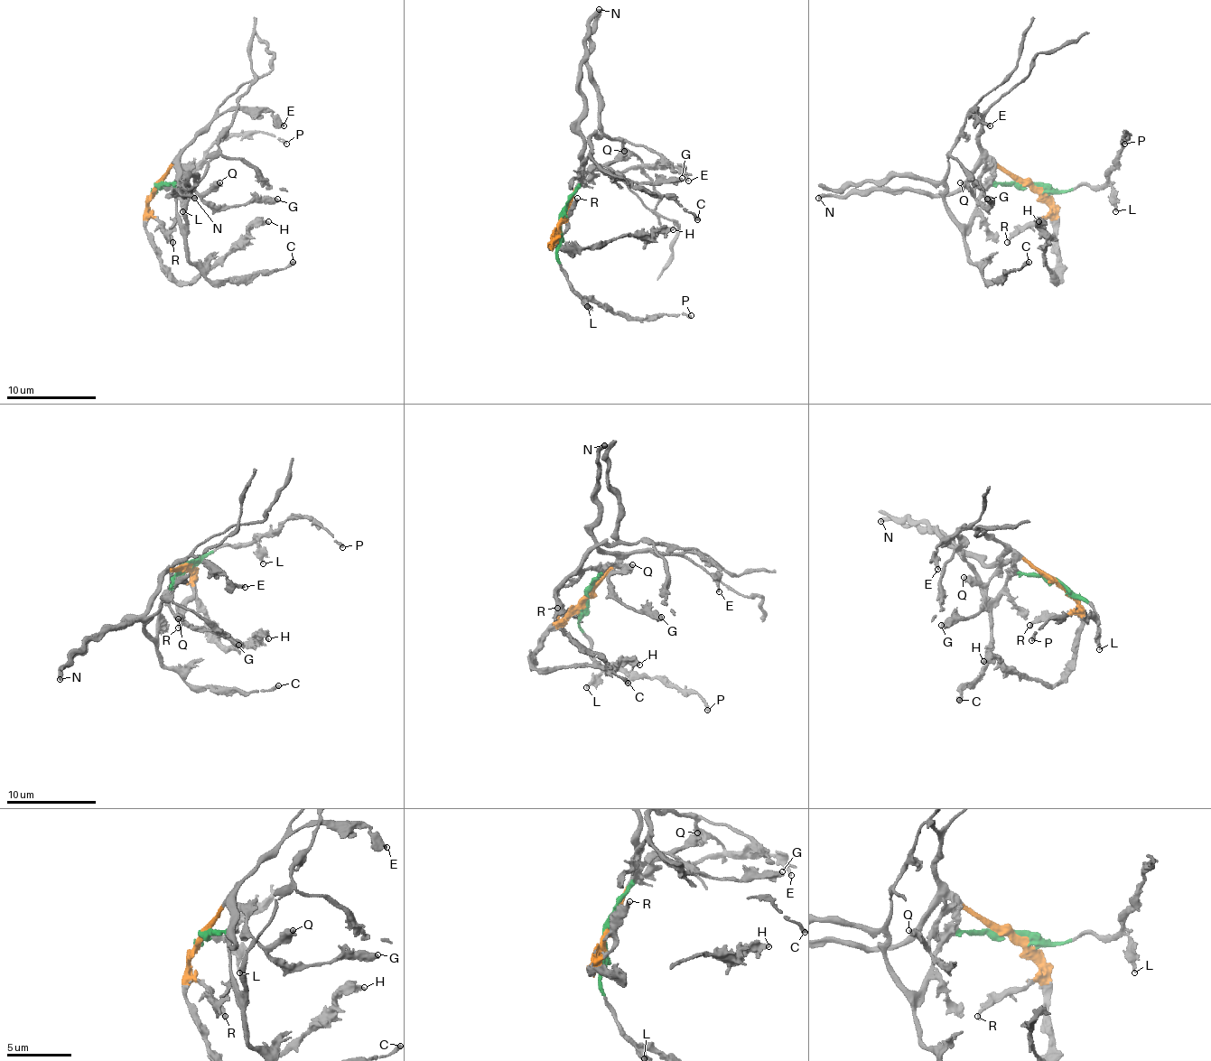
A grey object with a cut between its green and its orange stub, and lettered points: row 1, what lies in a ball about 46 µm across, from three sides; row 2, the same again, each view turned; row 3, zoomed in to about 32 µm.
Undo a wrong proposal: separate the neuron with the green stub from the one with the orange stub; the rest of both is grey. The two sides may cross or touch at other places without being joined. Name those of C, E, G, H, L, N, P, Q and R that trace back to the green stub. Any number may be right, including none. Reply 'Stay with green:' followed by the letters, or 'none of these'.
Stay with green: C, L, P

